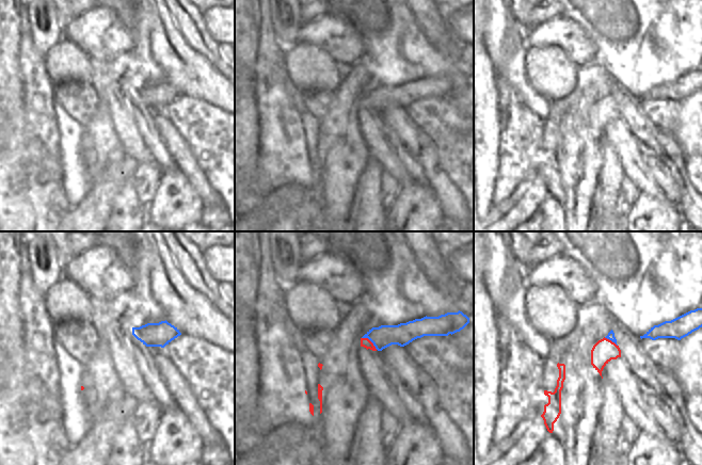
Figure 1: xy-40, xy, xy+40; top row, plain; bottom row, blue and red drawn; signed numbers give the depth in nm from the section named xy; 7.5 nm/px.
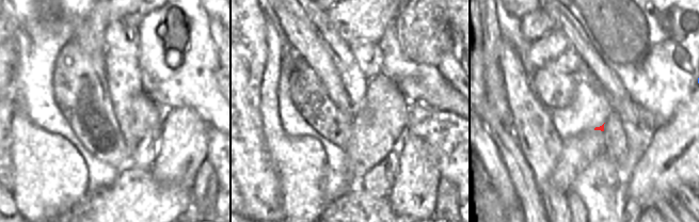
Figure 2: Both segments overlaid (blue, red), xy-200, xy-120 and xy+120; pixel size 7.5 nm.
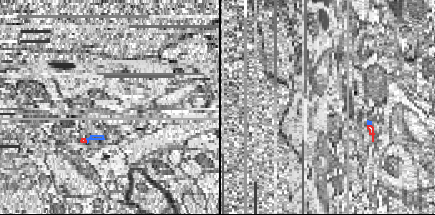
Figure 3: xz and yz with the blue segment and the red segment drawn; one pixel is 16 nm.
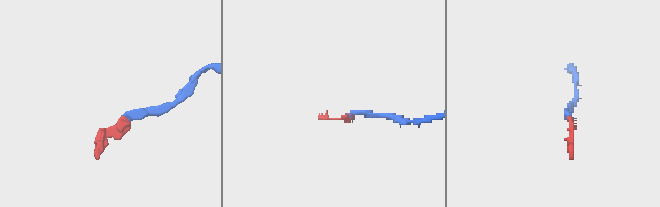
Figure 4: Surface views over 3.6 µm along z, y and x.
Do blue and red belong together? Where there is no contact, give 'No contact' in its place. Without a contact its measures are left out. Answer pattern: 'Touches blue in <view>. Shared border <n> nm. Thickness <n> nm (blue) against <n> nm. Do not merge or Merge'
Touches blue in xy. Shared border 150 nm. Thickness 160 nm (blue) against 70 nm. Merge

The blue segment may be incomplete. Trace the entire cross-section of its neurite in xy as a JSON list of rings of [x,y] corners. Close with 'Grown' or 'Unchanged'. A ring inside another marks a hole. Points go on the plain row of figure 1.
[[[462,73],[447,74],[438,78],[424,78],[398,86],[372,89],[361,99],[361,108],[372,112],[398,106],[404,108],[424,97],[448,97],[463,91],[469,79]]]. Grown

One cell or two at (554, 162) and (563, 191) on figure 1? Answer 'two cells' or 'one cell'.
two cells

